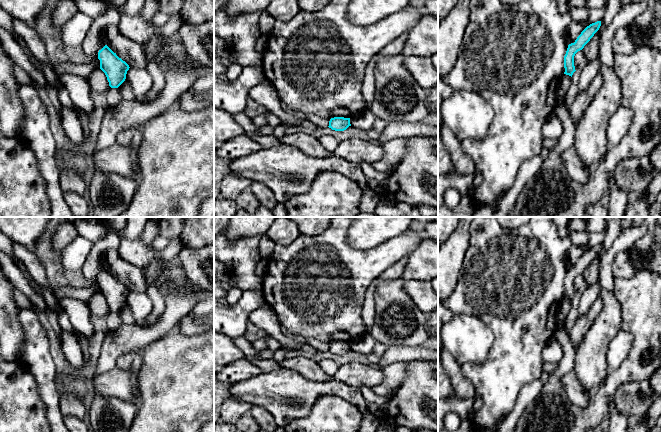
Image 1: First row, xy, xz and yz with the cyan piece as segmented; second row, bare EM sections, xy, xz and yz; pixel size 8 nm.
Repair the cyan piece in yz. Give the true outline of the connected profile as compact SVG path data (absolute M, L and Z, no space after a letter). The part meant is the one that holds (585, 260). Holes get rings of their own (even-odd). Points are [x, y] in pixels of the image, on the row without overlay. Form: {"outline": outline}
{"outline": "M601 245L590 248L581 256L574 267L568 269L566 278L564 280L564 298L572 301L573 297L576 295L574 290L575 278L584 272L594 258L599 254L600 250Z"}

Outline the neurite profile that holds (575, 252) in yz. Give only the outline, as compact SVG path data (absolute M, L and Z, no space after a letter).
M605 231L600 233L589 233L589 239L585 250L582 247L572 245L566 257L569 268L574 267L577 261L587 250L597 245L601 245L604 238Z

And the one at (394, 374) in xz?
M395 362L382 366L381 369L384 374L384 381L381 385L373 387L372 390L379 396L391 398L407 376L407 363Z

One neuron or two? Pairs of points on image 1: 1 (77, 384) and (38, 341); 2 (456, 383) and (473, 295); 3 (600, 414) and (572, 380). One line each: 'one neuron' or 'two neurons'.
1: two neurons
2: two neurons
3: two neurons

